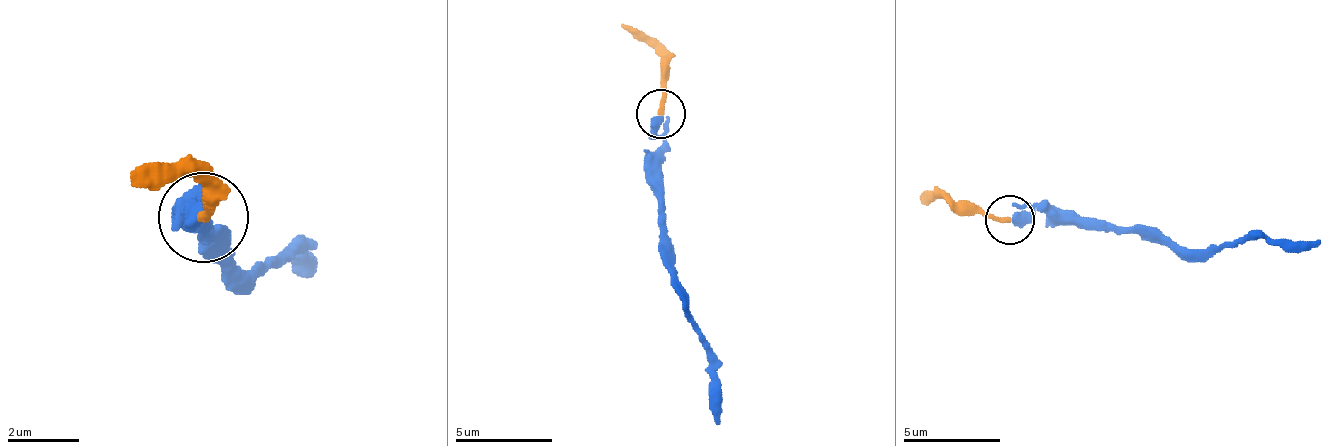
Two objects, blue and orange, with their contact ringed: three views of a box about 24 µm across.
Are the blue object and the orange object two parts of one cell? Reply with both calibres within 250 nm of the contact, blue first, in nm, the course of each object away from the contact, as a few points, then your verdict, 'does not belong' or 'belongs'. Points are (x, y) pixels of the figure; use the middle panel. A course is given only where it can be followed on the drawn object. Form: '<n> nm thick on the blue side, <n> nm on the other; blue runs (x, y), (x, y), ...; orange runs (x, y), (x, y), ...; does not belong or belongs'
500 nm thick on the blue side, 260 nm on the other; blue runs (659, 115), (664, 261), (684, 286), (684, 310), (708, 354), (718, 422); orange runs (659, 115), (664, 61), (620, 22); belongs

